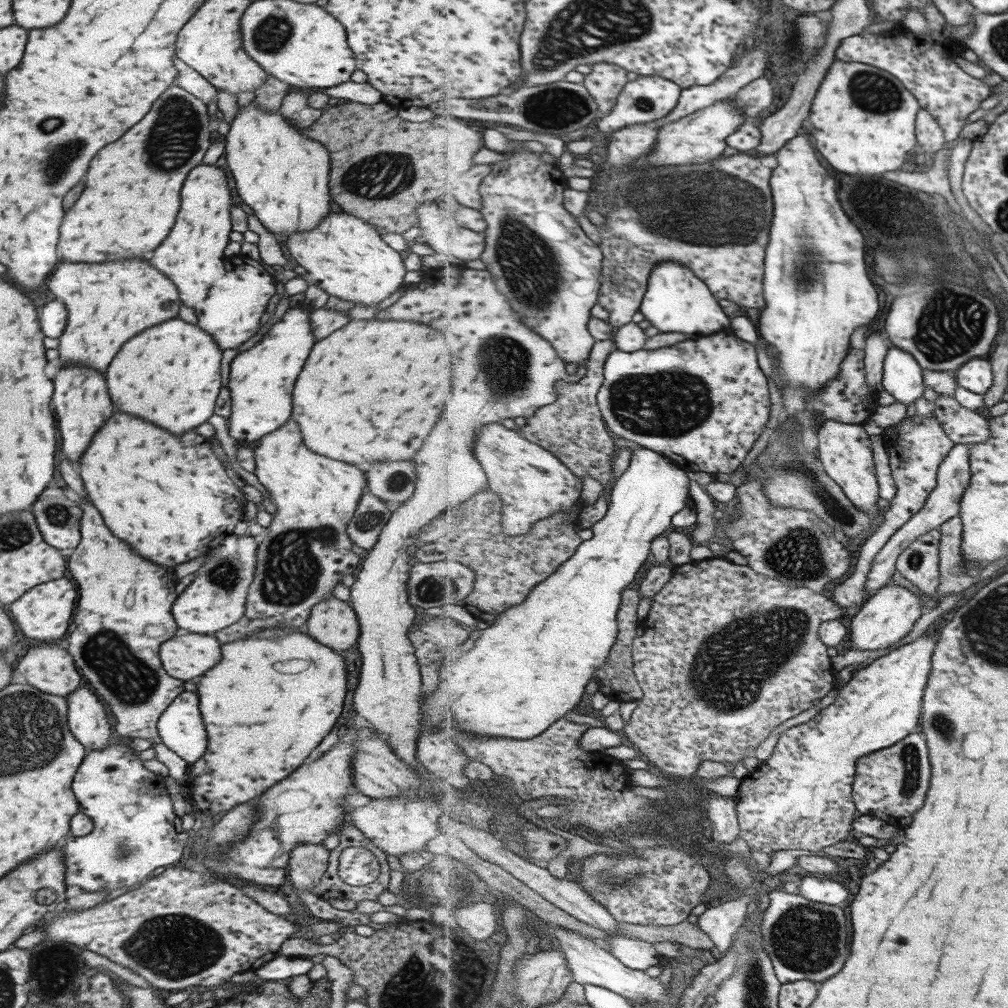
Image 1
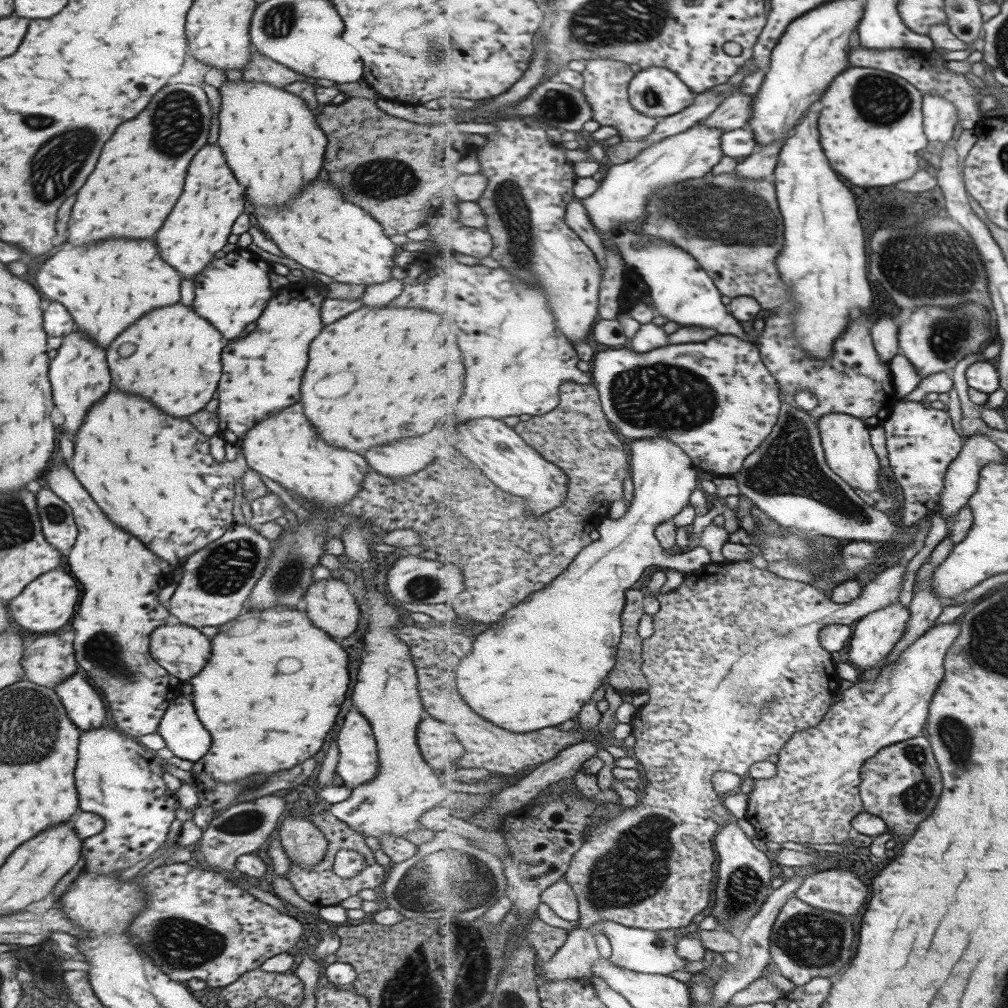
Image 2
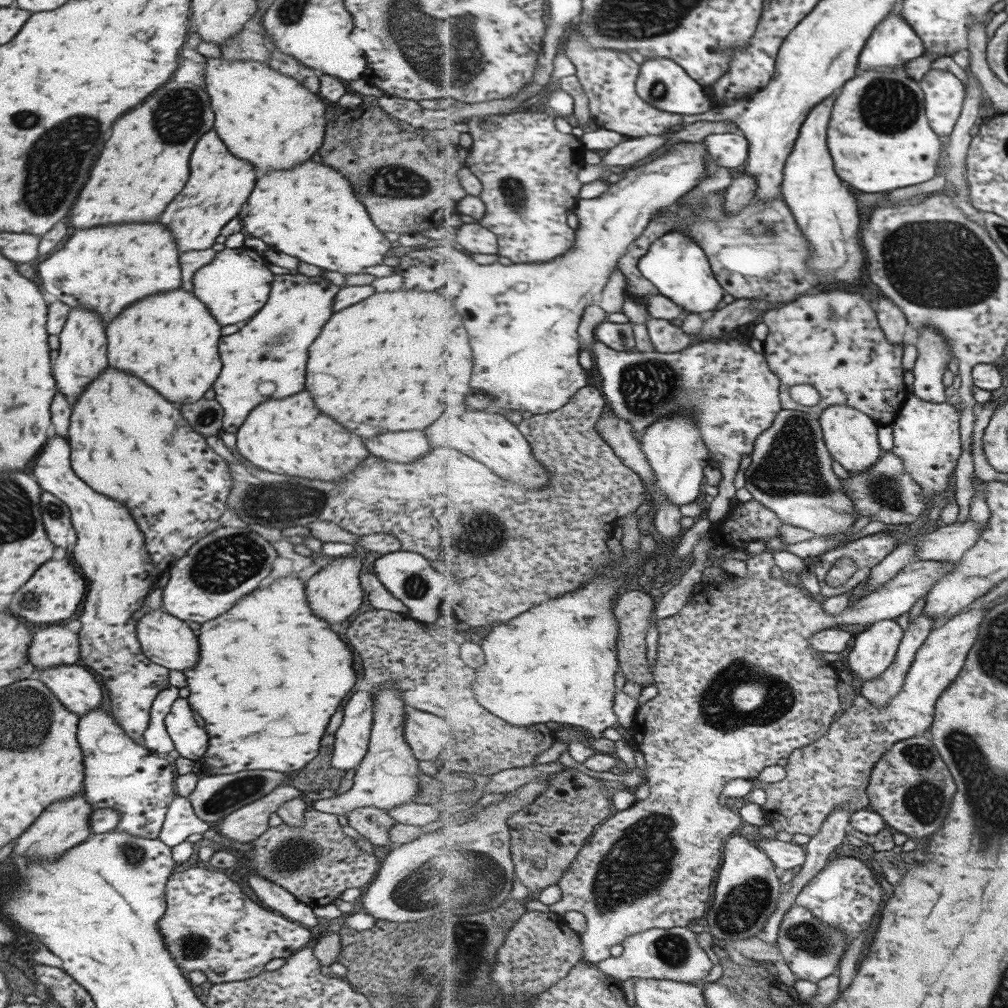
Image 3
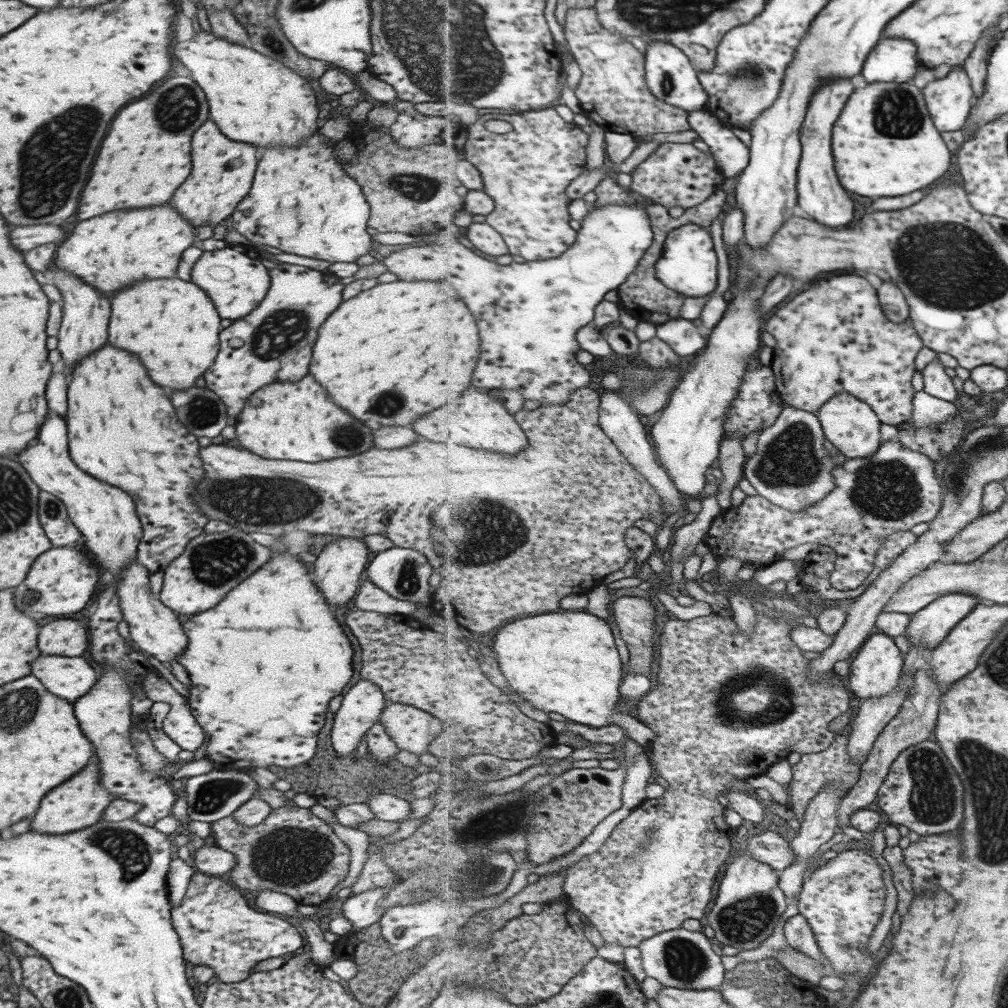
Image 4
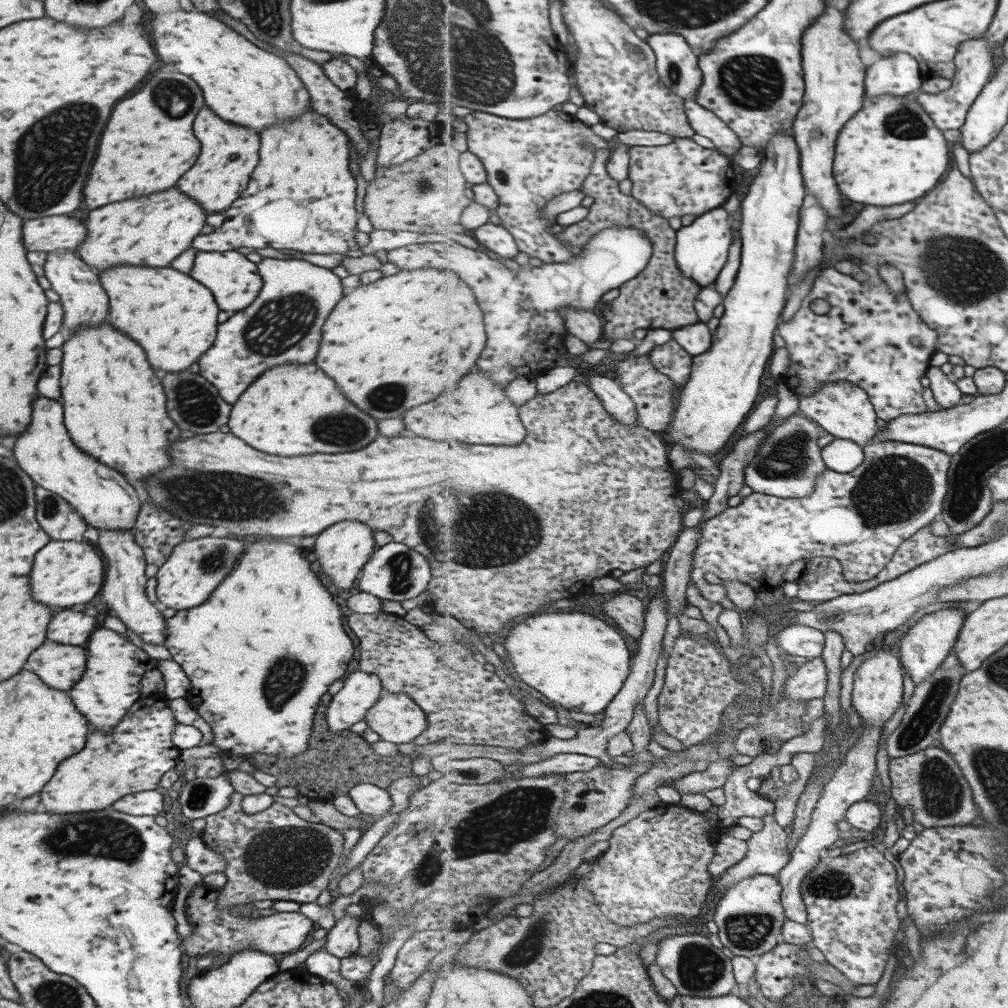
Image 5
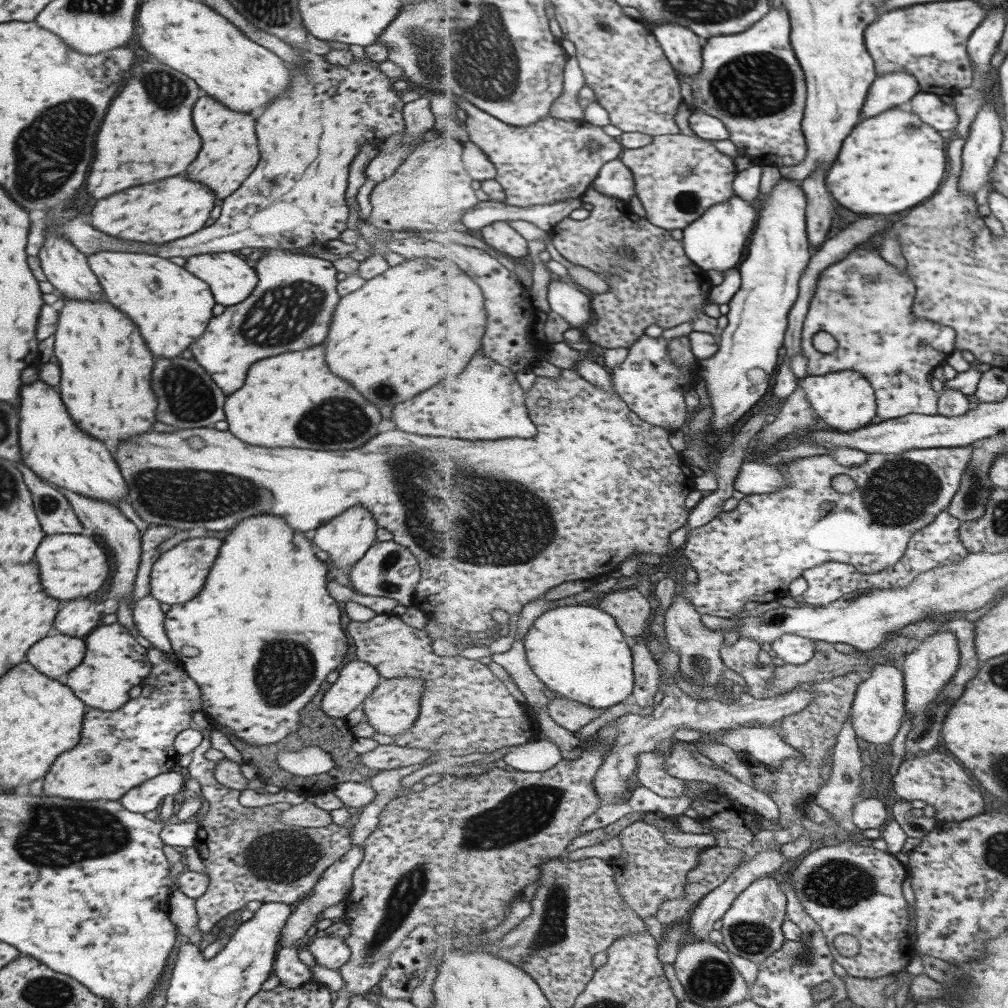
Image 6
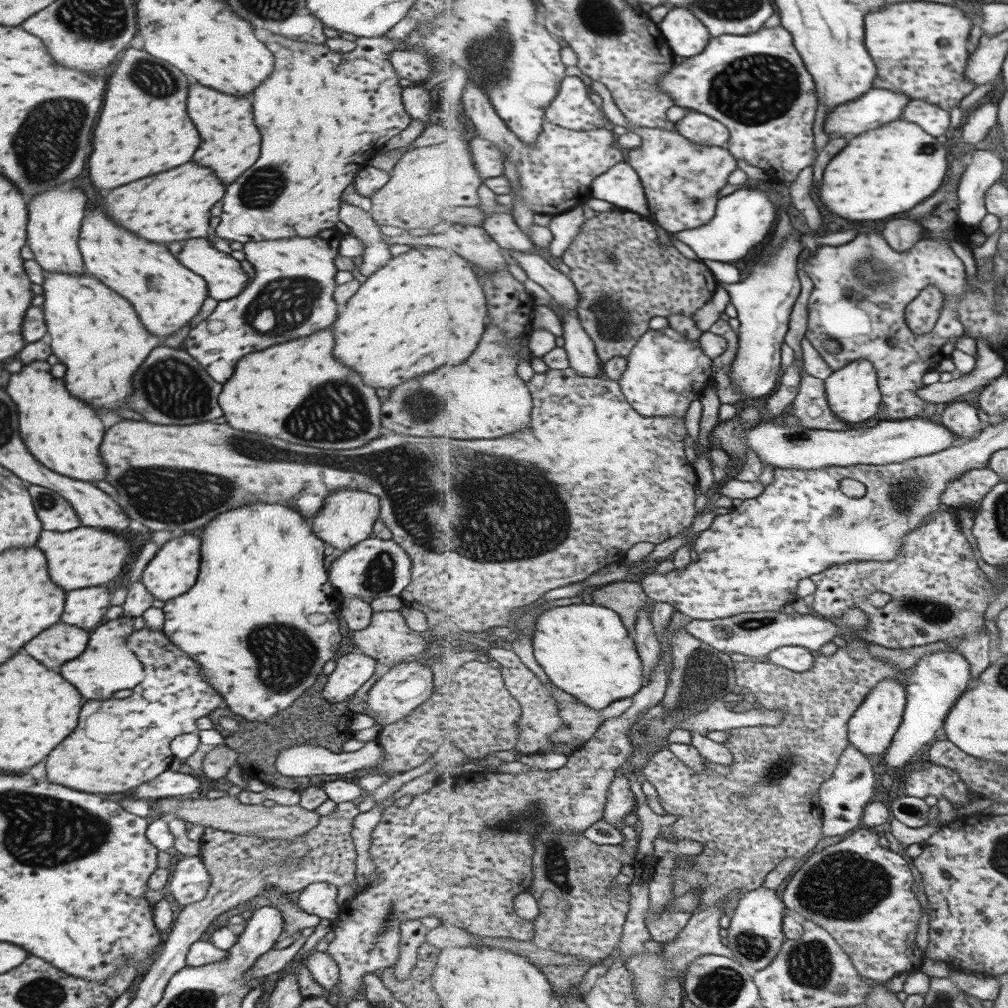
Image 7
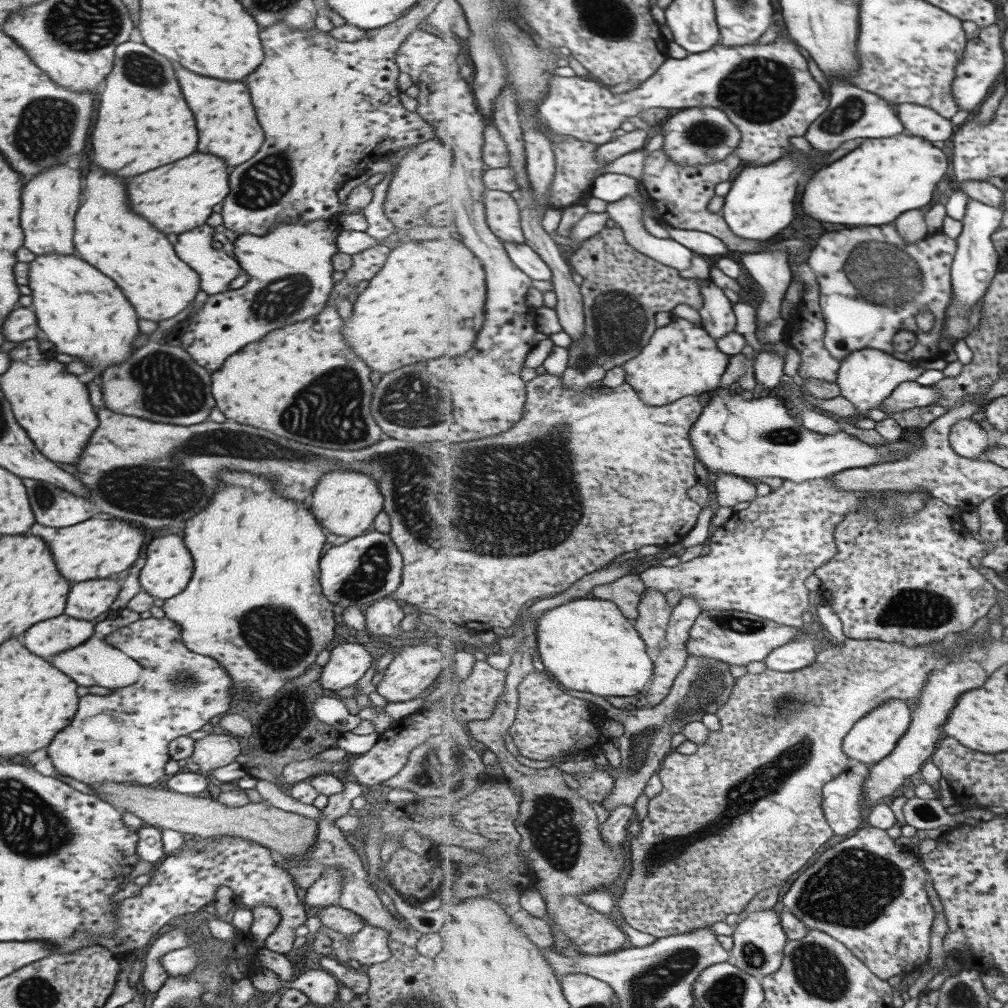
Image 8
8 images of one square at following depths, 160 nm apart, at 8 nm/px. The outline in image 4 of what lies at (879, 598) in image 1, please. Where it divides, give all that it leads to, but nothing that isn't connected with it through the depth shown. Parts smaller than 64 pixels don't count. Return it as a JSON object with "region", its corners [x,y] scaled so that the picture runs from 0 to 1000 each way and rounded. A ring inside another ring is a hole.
{"region":[[[866,629],[851,646],[851,650],[843,660],[839,678],[845,689],[854,694],[872,692],[884,688],[893,680],[896,669],[896,649],[890,643],[886,632],[880,629]]]}

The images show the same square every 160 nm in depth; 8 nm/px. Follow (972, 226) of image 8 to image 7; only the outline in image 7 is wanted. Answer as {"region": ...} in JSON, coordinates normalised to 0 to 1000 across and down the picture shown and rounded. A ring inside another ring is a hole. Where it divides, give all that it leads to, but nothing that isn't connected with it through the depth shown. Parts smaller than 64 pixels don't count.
{"region":[[[968,149],[950,185],[951,214],[963,224],[971,225],[981,212],[978,190],[997,173],[997,161],[988,149]]]}

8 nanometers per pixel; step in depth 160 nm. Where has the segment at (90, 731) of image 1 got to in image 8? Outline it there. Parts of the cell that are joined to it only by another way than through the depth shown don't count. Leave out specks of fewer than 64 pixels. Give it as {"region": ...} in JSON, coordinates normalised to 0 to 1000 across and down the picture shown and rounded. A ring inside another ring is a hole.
{"region":[[[61,609],[57,613],[49,613],[29,621],[23,627],[23,641],[31,645],[31,649],[49,653],[84,637],[92,629],[93,617],[76,615]]]}

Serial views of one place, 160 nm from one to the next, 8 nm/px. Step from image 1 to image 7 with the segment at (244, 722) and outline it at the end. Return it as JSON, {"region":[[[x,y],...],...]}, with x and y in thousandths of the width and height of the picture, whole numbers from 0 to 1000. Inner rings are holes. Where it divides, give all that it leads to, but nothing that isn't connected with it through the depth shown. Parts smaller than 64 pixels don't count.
{"region":[[[255,498],[255,500],[245,500],[245,502],[235,502],[233,506],[225,506],[225,508],[221,508],[221,510],[215,510],[211,516],[207,516],[205,520],[202,520],[199,523],[199,530],[197,530],[198,541],[197,541],[197,563],[194,571],[194,576],[191,578],[191,581],[175,591],[174,593],[169,593],[169,595],[165,595],[163,597],[163,602],[161,603],[163,609],[163,618],[161,621],[161,626],[165,629],[165,632],[171,637],[174,638],[174,641],[177,641],[188,653],[190,653],[198,663],[199,671],[207,678],[207,681],[210,681],[220,692],[220,700],[227,702],[231,706],[231,708],[237,708],[243,714],[257,714],[257,716],[261,716],[261,714],[265,714],[265,712],[269,712],[273,706],[277,706],[277,704],[281,704],[281,702],[285,702],[303,683],[307,683],[311,676],[313,674],[313,671],[318,668],[318,662],[324,655],[328,655],[332,653],[332,645],[336,643],[336,635],[338,635],[338,631],[336,631],[336,625],[334,624],[334,609],[332,609],[332,605],[336,604],[336,600],[334,597],[338,597],[336,589],[332,587],[332,584],[327,580],[327,577],[324,573],[324,568],[322,566],[322,562],[320,562],[320,555],[322,552],[320,551],[320,545],[322,540],[320,537],[317,537],[314,534],[308,522],[296,508],[289,506],[288,504],[276,501],[275,499],[261,499]]]}

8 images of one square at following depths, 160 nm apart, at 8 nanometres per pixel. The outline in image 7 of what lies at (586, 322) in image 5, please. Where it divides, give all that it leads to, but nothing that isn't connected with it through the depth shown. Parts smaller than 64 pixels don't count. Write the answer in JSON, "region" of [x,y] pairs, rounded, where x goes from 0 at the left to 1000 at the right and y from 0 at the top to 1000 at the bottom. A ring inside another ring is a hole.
{"region":[[[502,249],[524,273],[524,276],[541,286],[547,294],[551,305],[570,307],[575,299],[575,290],[565,273],[561,273],[549,266],[541,256],[519,249]]]}

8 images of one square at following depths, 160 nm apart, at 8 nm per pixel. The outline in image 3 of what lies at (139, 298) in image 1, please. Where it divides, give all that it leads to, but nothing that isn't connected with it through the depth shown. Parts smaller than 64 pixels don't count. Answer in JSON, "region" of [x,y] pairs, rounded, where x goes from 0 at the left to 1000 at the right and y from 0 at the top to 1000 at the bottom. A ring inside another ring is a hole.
{"region":[[[152,220],[152,222],[108,222],[104,224],[92,224],[84,228],[74,228],[65,237],[63,245],[47,253],[47,256],[37,263],[37,274],[41,278],[41,286],[55,294],[55,298],[67,305],[76,302],[94,309],[100,313],[101,318],[108,319],[118,312],[126,302],[156,290],[166,290],[178,286],[178,264],[176,264],[176,245],[169,228],[164,224]]]}

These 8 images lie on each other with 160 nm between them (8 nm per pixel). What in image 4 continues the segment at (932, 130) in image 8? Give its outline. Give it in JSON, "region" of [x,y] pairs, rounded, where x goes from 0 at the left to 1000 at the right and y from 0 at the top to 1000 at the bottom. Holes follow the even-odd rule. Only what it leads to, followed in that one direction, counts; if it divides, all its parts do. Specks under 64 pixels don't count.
{"region":[[[947,64],[939,75],[924,80],[916,88],[932,129],[949,131],[958,125],[966,106],[966,89],[956,64]]]}

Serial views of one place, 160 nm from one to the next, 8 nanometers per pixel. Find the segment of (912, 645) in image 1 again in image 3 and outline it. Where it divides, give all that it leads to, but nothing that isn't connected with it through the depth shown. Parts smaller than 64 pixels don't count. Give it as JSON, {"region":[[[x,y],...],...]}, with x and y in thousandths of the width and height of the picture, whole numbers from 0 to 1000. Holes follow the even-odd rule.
{"region":[[[981,601],[973,604],[963,603],[957,608],[951,608],[942,613],[934,623],[926,625],[910,647],[909,656],[904,660],[905,664],[901,667],[898,681],[895,681],[896,685],[890,690],[883,692],[880,700],[870,702],[856,689],[848,689],[846,698],[829,715],[825,716],[823,726],[819,730],[810,734],[808,738],[788,744],[788,747],[781,752],[783,754],[779,760],[781,772],[775,776],[757,779],[761,787],[757,802],[764,813],[763,819],[766,819],[769,825],[779,824],[785,828],[792,826],[807,831],[813,827],[816,816],[828,803],[840,799],[846,808],[848,805],[862,802],[861,780],[867,760],[879,746],[885,743],[887,738],[914,730],[914,726],[918,726],[926,718],[928,698],[955,665],[959,651],[972,632],[971,621],[974,621],[979,605]]]}

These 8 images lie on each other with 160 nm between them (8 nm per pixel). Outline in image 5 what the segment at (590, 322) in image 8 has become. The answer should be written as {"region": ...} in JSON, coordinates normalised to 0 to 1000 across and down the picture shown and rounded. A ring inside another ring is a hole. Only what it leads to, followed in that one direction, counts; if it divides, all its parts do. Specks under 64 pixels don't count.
{"region":[[[594,148],[587,172],[583,174],[577,188],[582,194],[589,197],[584,205],[584,211],[579,218],[562,224],[554,233],[559,240],[570,244],[568,251],[575,252],[579,244],[585,242],[585,238],[591,232],[607,224],[627,224],[637,228],[639,233],[648,241],[648,254],[646,261],[641,264],[632,276],[628,276],[620,283],[615,284],[614,294],[607,299],[594,303],[592,309],[599,318],[599,335],[614,337],[624,335],[631,337],[630,329],[636,326],[659,325],[664,327],[686,323],[694,320],[694,313],[690,307],[693,291],[696,284],[686,275],[677,272],[673,256],[671,255],[671,244],[673,244],[673,228],[664,224],[663,216],[654,214],[644,208],[633,196],[626,191],[618,192],[614,188],[614,180],[610,179],[604,172],[602,161],[605,160],[607,149]]]}

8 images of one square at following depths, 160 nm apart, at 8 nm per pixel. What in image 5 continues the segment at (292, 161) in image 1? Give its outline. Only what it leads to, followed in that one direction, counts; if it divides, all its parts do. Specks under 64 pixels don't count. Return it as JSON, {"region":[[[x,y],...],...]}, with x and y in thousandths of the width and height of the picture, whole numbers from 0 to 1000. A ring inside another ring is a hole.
{"region":[[[191,8],[188,11],[176,9],[167,13],[149,13],[148,30],[154,54],[160,62],[172,63],[174,69],[188,75],[199,87],[203,105],[221,119],[239,124],[253,130],[261,129],[263,125],[281,119],[293,117],[307,105],[305,88],[295,77],[294,71],[283,62],[282,58],[271,55],[245,41],[240,35],[219,23],[217,19],[197,12]]]}

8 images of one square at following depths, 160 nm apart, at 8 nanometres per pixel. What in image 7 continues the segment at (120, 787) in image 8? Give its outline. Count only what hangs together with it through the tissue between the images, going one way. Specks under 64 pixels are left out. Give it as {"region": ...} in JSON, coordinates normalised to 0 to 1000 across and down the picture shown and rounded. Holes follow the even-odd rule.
{"region":[[[221,789],[221,792],[205,793],[182,793],[175,791],[157,792],[147,796],[151,804],[157,804],[162,808],[172,808],[178,813],[184,815],[188,820],[190,818],[200,819],[201,822],[211,822],[213,824],[231,825],[235,828],[253,829],[260,834],[283,833],[287,834],[314,819],[316,808],[312,804],[303,804],[296,798],[291,800],[271,799],[263,801],[259,798],[243,799],[237,797],[231,790]]]}

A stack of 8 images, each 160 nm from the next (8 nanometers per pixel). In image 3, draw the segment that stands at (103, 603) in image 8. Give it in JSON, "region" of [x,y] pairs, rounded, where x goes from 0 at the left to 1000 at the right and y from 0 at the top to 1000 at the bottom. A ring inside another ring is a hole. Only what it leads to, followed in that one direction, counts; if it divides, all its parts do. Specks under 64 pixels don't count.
{"region":[[[64,618],[47,621],[33,629],[27,651],[37,665],[77,658],[77,630],[66,624]]]}

